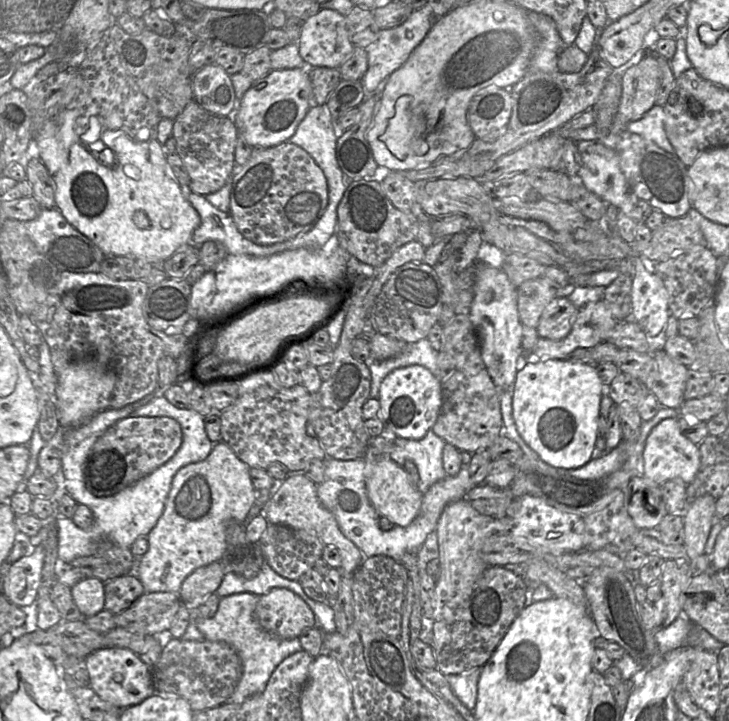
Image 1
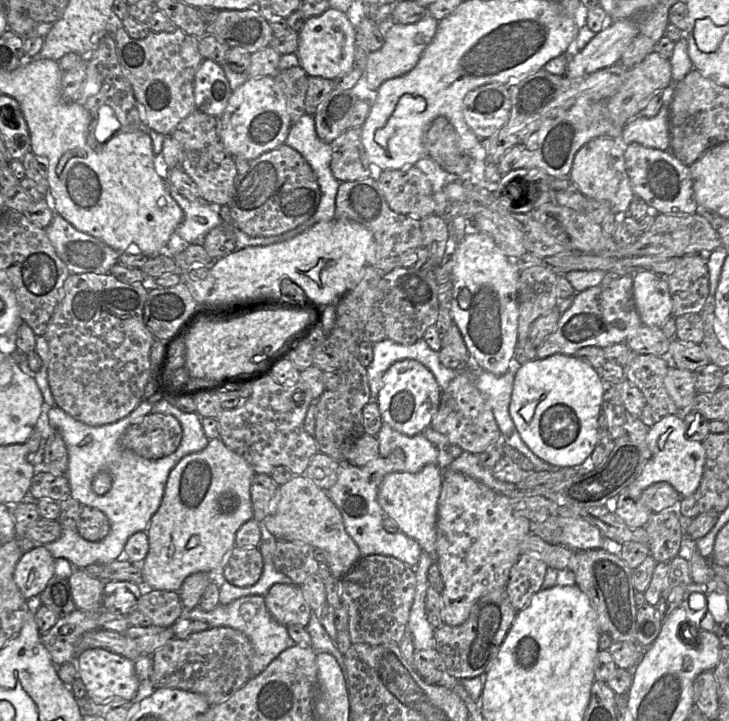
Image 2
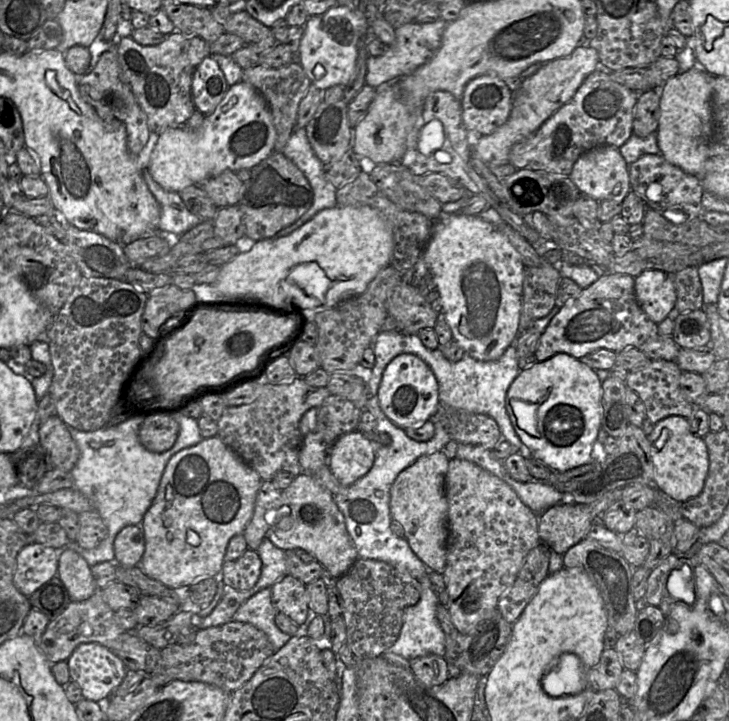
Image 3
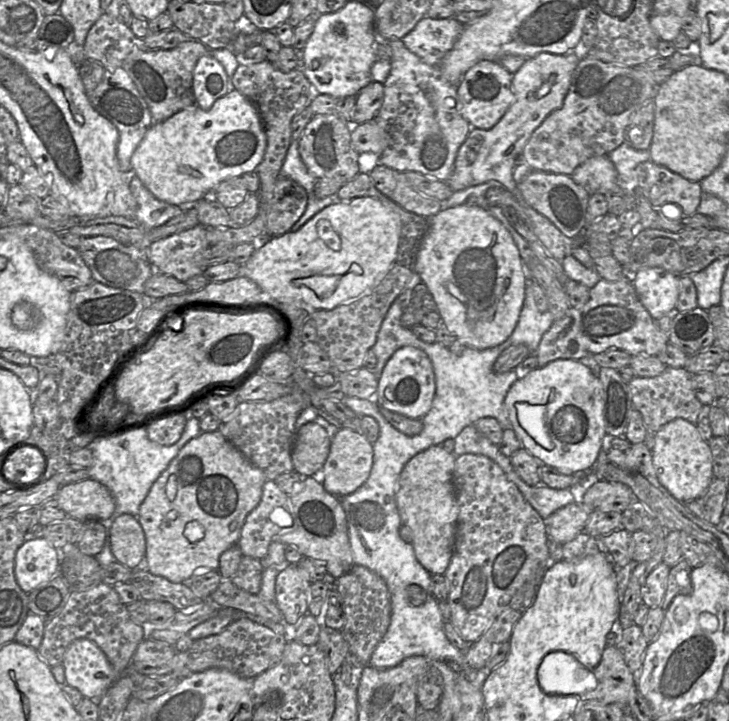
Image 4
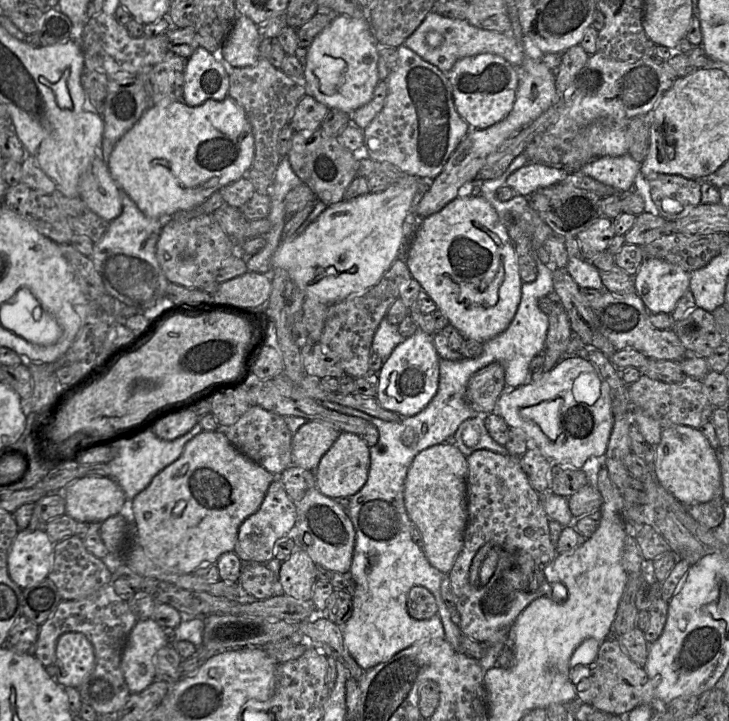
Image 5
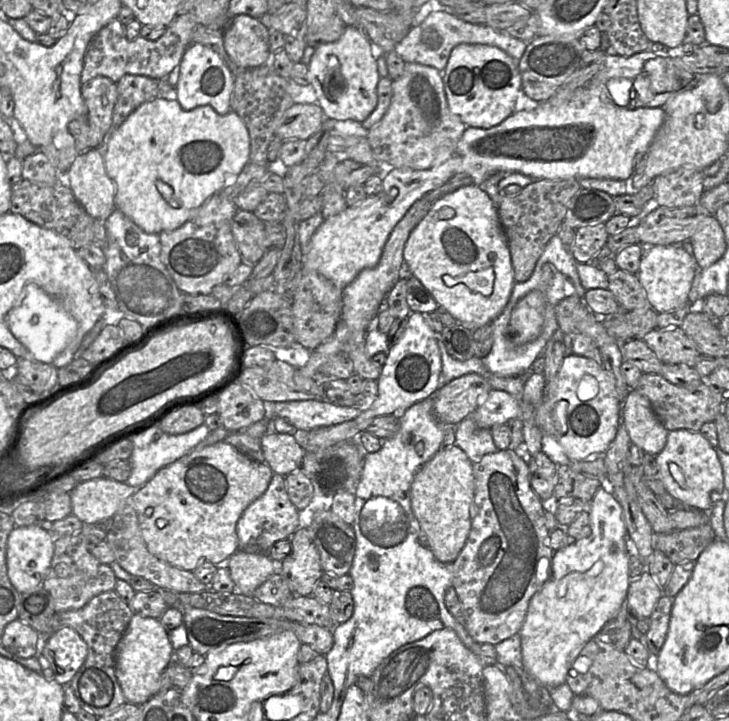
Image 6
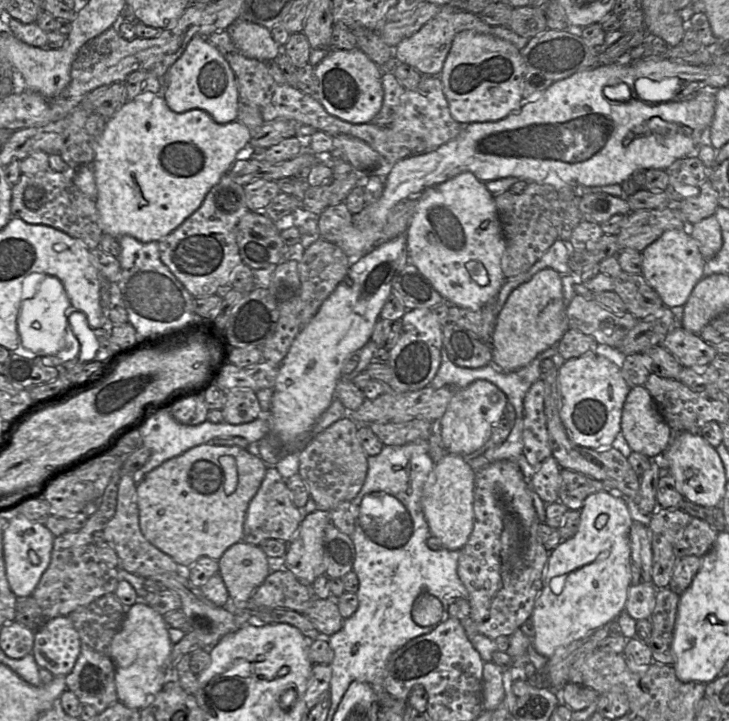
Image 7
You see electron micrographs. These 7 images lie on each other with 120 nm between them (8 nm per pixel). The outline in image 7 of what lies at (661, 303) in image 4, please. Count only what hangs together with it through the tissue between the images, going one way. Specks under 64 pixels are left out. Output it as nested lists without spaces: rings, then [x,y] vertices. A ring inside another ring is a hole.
[[[689,228],[665,231],[642,252],[642,276],[659,295],[665,307],[683,307],[693,288],[703,278],[706,260],[697,242],[689,234]]]

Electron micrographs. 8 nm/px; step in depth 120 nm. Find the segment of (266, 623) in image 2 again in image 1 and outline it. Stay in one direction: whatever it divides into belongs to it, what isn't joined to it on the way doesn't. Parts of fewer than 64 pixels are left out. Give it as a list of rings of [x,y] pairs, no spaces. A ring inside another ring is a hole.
[[[243,592],[221,597],[218,609],[211,618],[196,618],[196,625],[205,639],[225,642],[238,653],[242,662],[242,675],[235,691],[226,703],[241,704],[263,692],[275,668],[288,656],[302,650],[298,638],[282,639],[265,630],[255,618],[258,596]]]

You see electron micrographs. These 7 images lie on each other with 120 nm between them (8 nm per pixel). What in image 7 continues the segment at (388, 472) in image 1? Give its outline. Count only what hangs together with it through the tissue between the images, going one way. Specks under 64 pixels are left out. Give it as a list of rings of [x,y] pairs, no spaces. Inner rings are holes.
[[[446,453],[434,465],[423,487],[421,505],[428,523],[431,536],[437,537],[443,548],[459,551],[467,543],[474,527],[474,487],[476,471],[469,465],[467,459],[461,455]]]

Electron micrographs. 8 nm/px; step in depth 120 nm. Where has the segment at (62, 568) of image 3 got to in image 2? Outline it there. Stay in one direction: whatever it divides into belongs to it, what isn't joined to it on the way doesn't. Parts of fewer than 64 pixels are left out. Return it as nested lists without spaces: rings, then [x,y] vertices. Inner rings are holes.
[[[74,568],[68,582],[77,609],[103,611],[102,594],[105,581],[91,577],[82,568]]]

